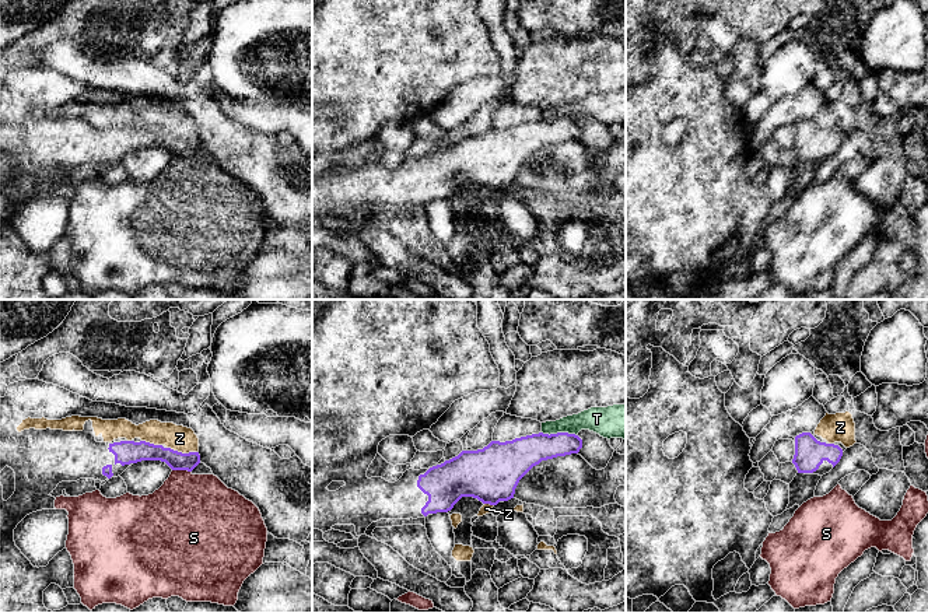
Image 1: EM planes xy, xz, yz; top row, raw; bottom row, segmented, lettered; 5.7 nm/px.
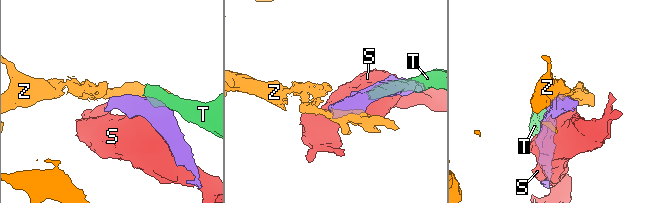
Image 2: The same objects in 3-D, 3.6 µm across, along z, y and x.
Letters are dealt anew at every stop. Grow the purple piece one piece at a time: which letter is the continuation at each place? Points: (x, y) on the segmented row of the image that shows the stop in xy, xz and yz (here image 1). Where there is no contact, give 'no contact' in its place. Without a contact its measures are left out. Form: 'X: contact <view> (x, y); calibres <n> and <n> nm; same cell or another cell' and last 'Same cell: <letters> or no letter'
S: contact xy (182, 469); calibres 110 and 440 nm; another cell
T: contact xz (559, 433); calibres 190 and 150 nm; another cell
Z: contact xy (181, 452); calibres 110 and 150 nm; same cell
Same cell: Z

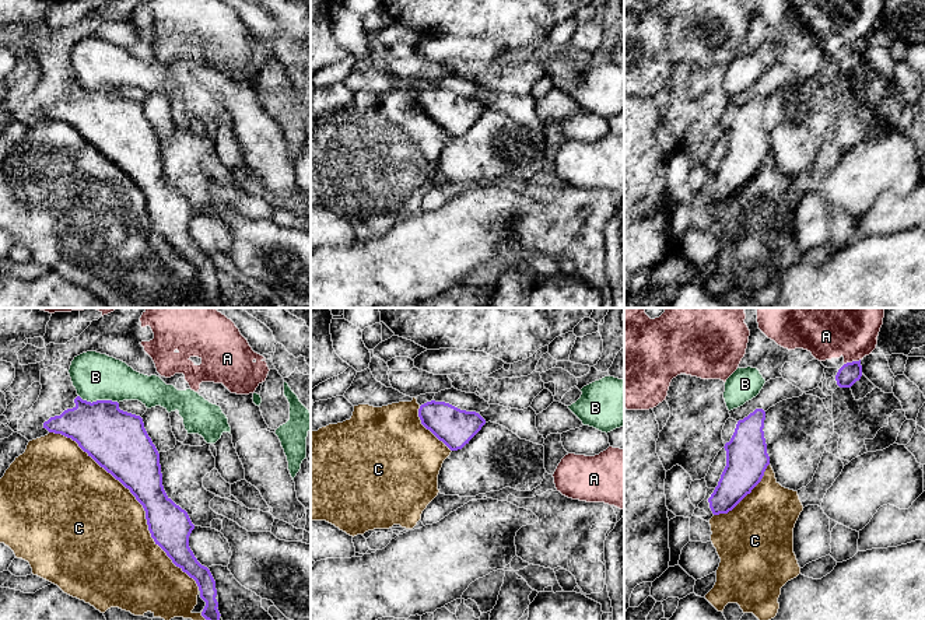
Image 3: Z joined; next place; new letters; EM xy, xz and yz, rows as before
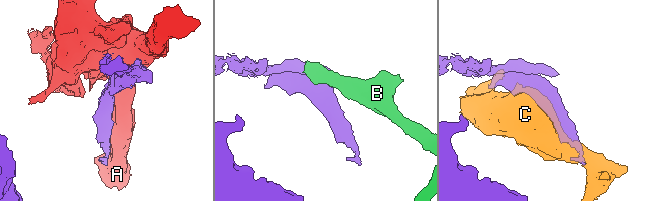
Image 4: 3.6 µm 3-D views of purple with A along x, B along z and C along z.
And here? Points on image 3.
A: contact yz (851, 363); calibres 120 and 400 nm; another cell
B: contact xy (98, 400); calibres 340 and 280 nm; another cell
C: contact xy (137, 500); calibres 300 and 500 nm; another cell
Same cell: no letter

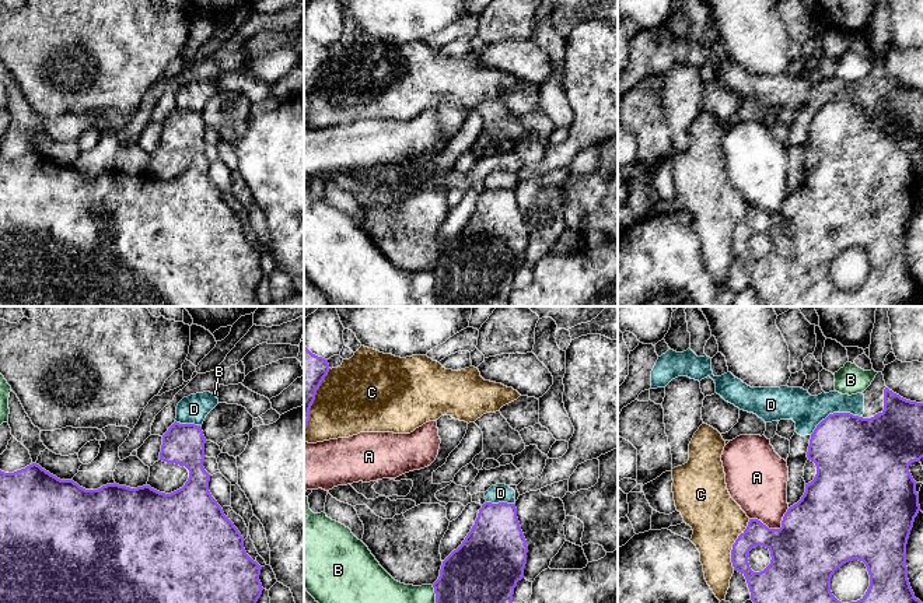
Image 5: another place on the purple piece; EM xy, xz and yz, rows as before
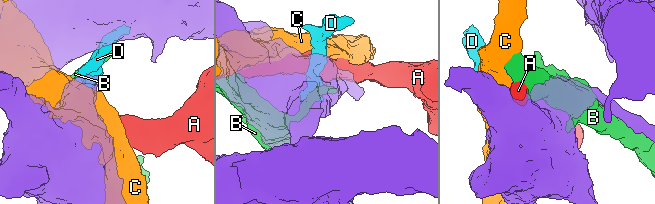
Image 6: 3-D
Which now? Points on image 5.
A: contact yz (773, 529); calibres 420 and 300 nm; another cell
B: contact xz (436, 593); calibres 340 and 130 nm; another cell
C: contact yz (733, 544); calibres 140 and 300 nm; another cell
D: contact yz (834, 413); calibres 420 and 190 nm; same cell
Same cell: D

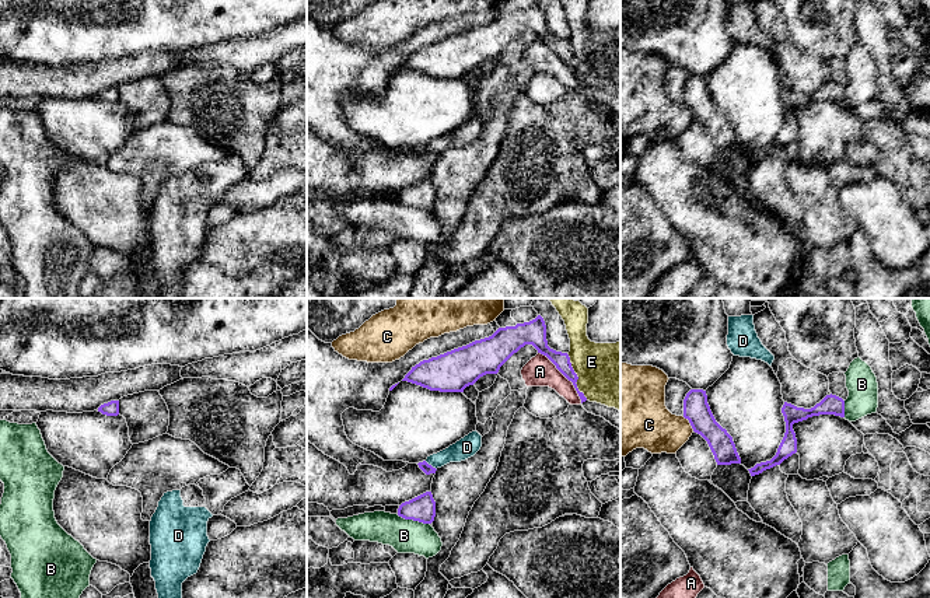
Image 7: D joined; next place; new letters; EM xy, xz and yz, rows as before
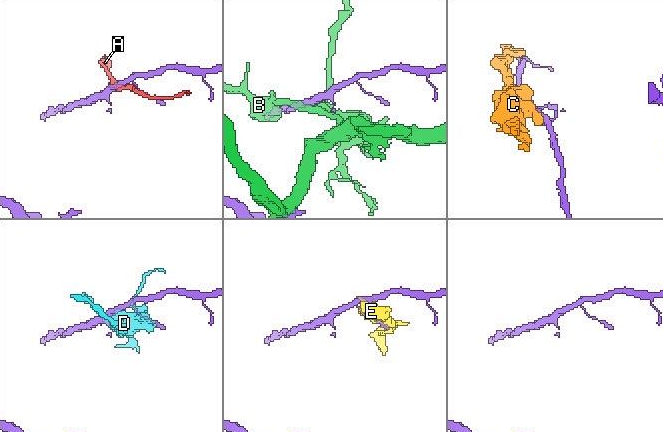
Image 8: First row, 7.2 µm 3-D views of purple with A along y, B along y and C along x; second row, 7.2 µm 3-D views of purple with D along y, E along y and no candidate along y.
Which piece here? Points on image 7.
A: contact xz (565, 376); calibres 90 and 180 nm; another cell
B: contact xz (413, 520); calibres 150 and 190 nm; another cell
C: contact yz (689, 422); calibres 150 and 280 nm; another cell
D: contact xz (430, 465); calibres 60 and 120 nm; another cell
E: contact xz (577, 377); calibres 90 and 380 nm; another cell
Same cell: no letter

